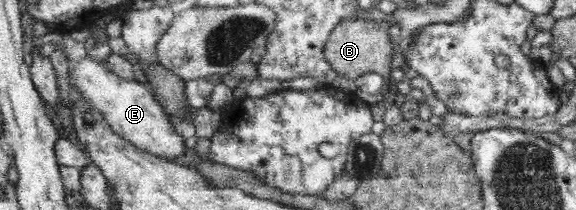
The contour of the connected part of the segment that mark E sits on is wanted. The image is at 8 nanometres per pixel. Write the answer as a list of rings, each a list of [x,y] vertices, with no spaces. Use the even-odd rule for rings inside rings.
[[[88,56],[76,64],[71,64],[71,67],[75,71],[71,71],[70,83],[103,113],[112,131],[131,141],[141,151],[156,156],[165,155],[165,159],[173,159],[173,162],[178,163],[193,160],[190,158],[191,150],[187,147],[187,141],[173,129],[174,122],[169,118],[169,112],[145,83],[119,77],[109,71],[105,63],[97,62]]]

